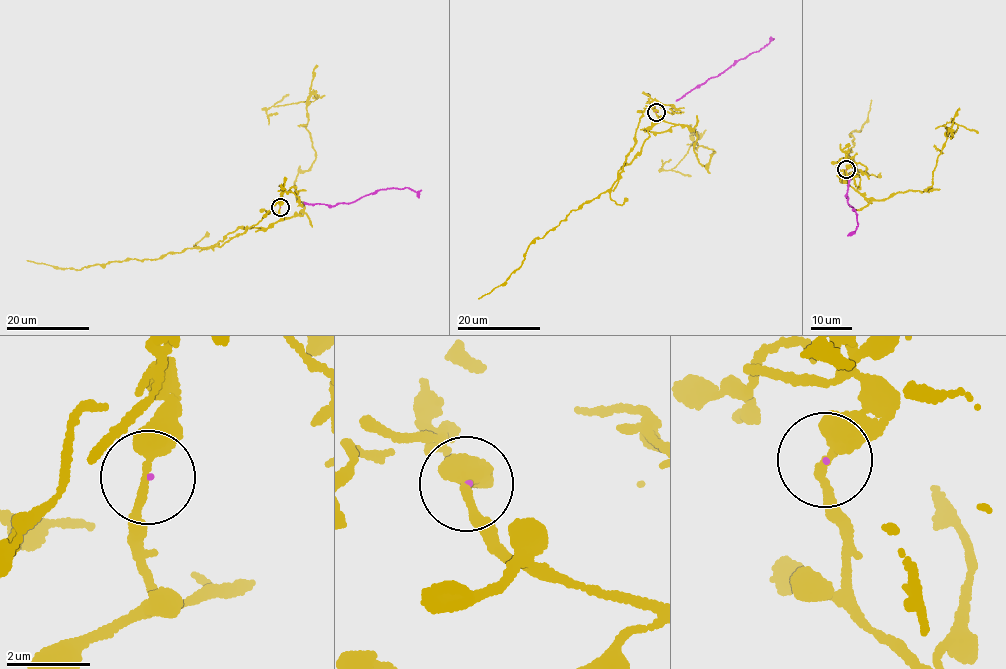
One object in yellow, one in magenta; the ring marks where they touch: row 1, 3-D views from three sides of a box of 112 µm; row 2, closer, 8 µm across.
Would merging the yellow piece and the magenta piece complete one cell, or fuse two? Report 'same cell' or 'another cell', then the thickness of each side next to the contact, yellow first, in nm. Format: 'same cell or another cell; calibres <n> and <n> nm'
another cell; calibres 240 and 30 nm

